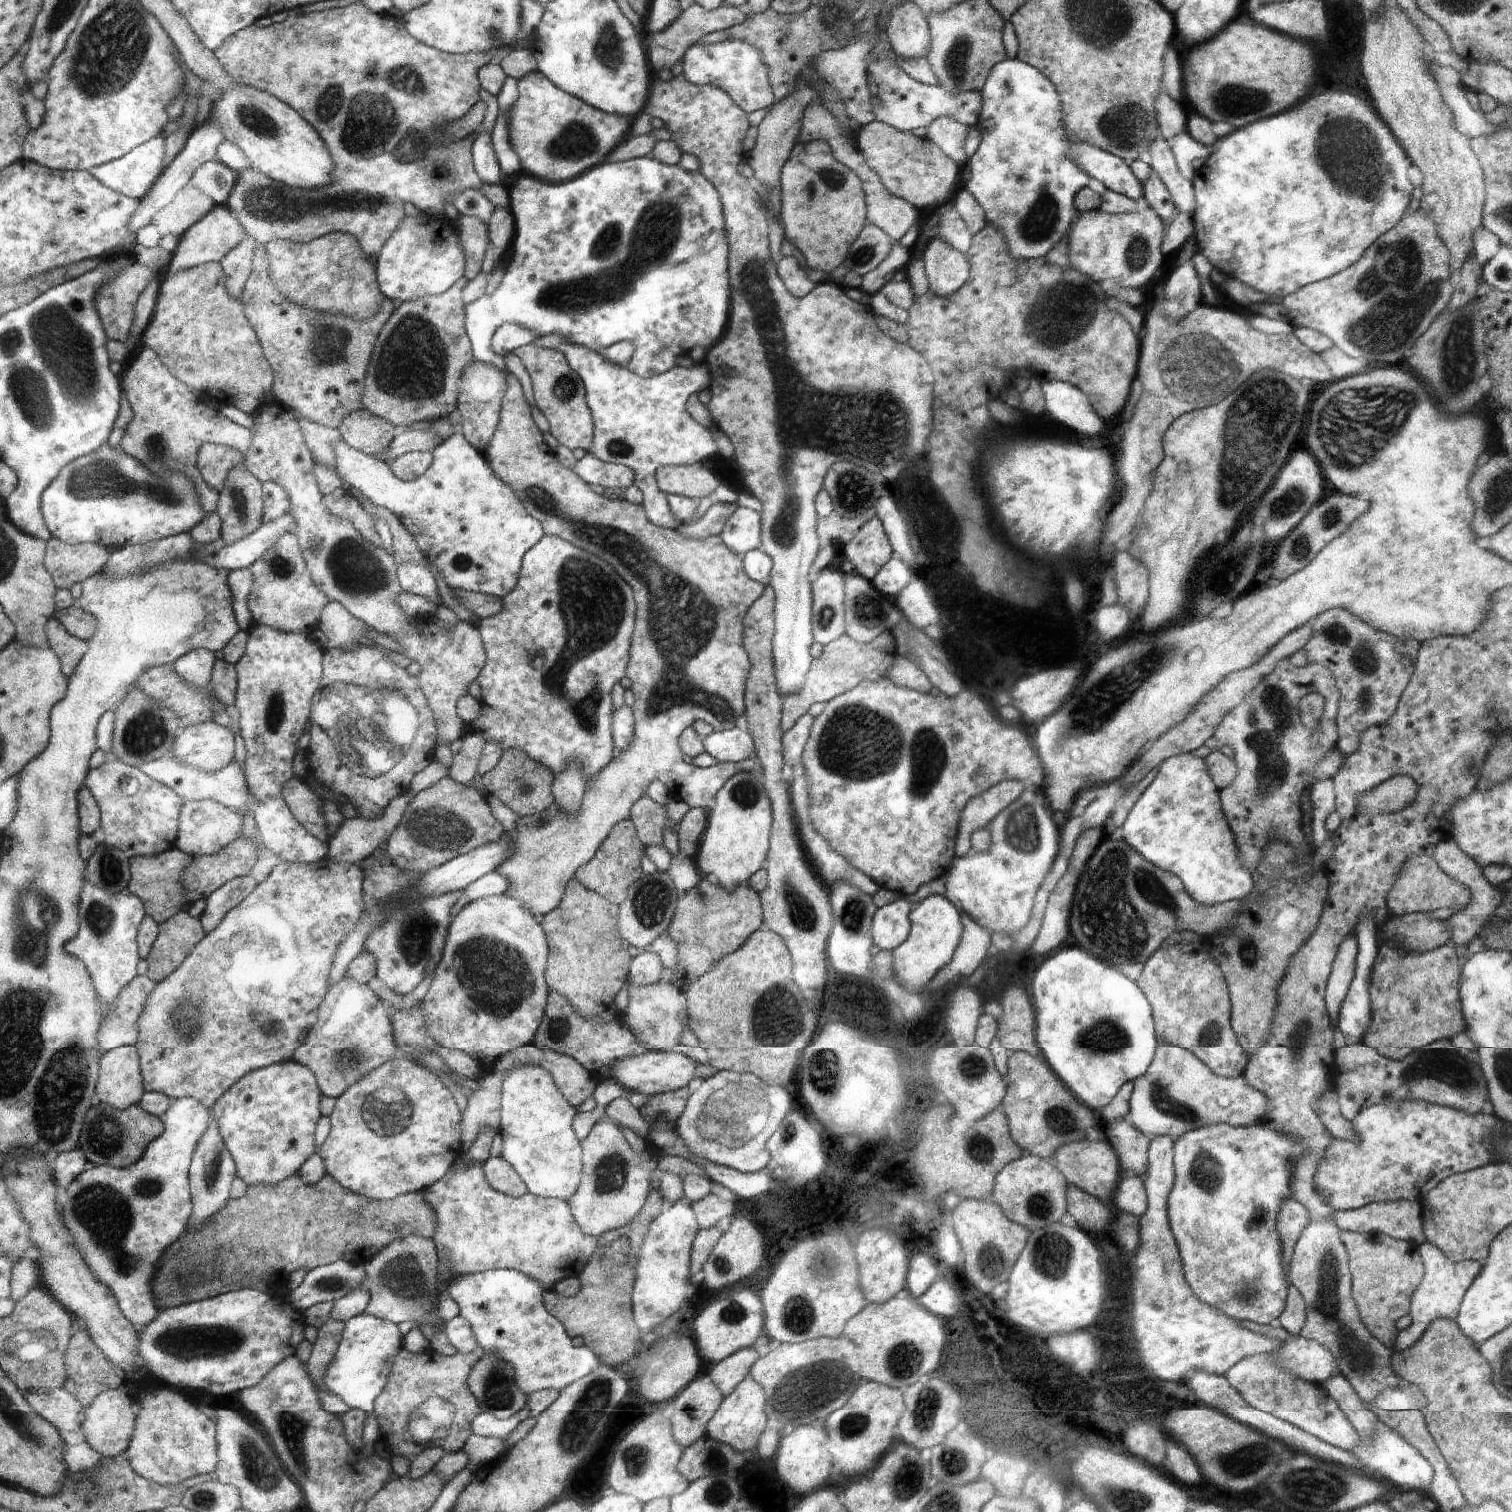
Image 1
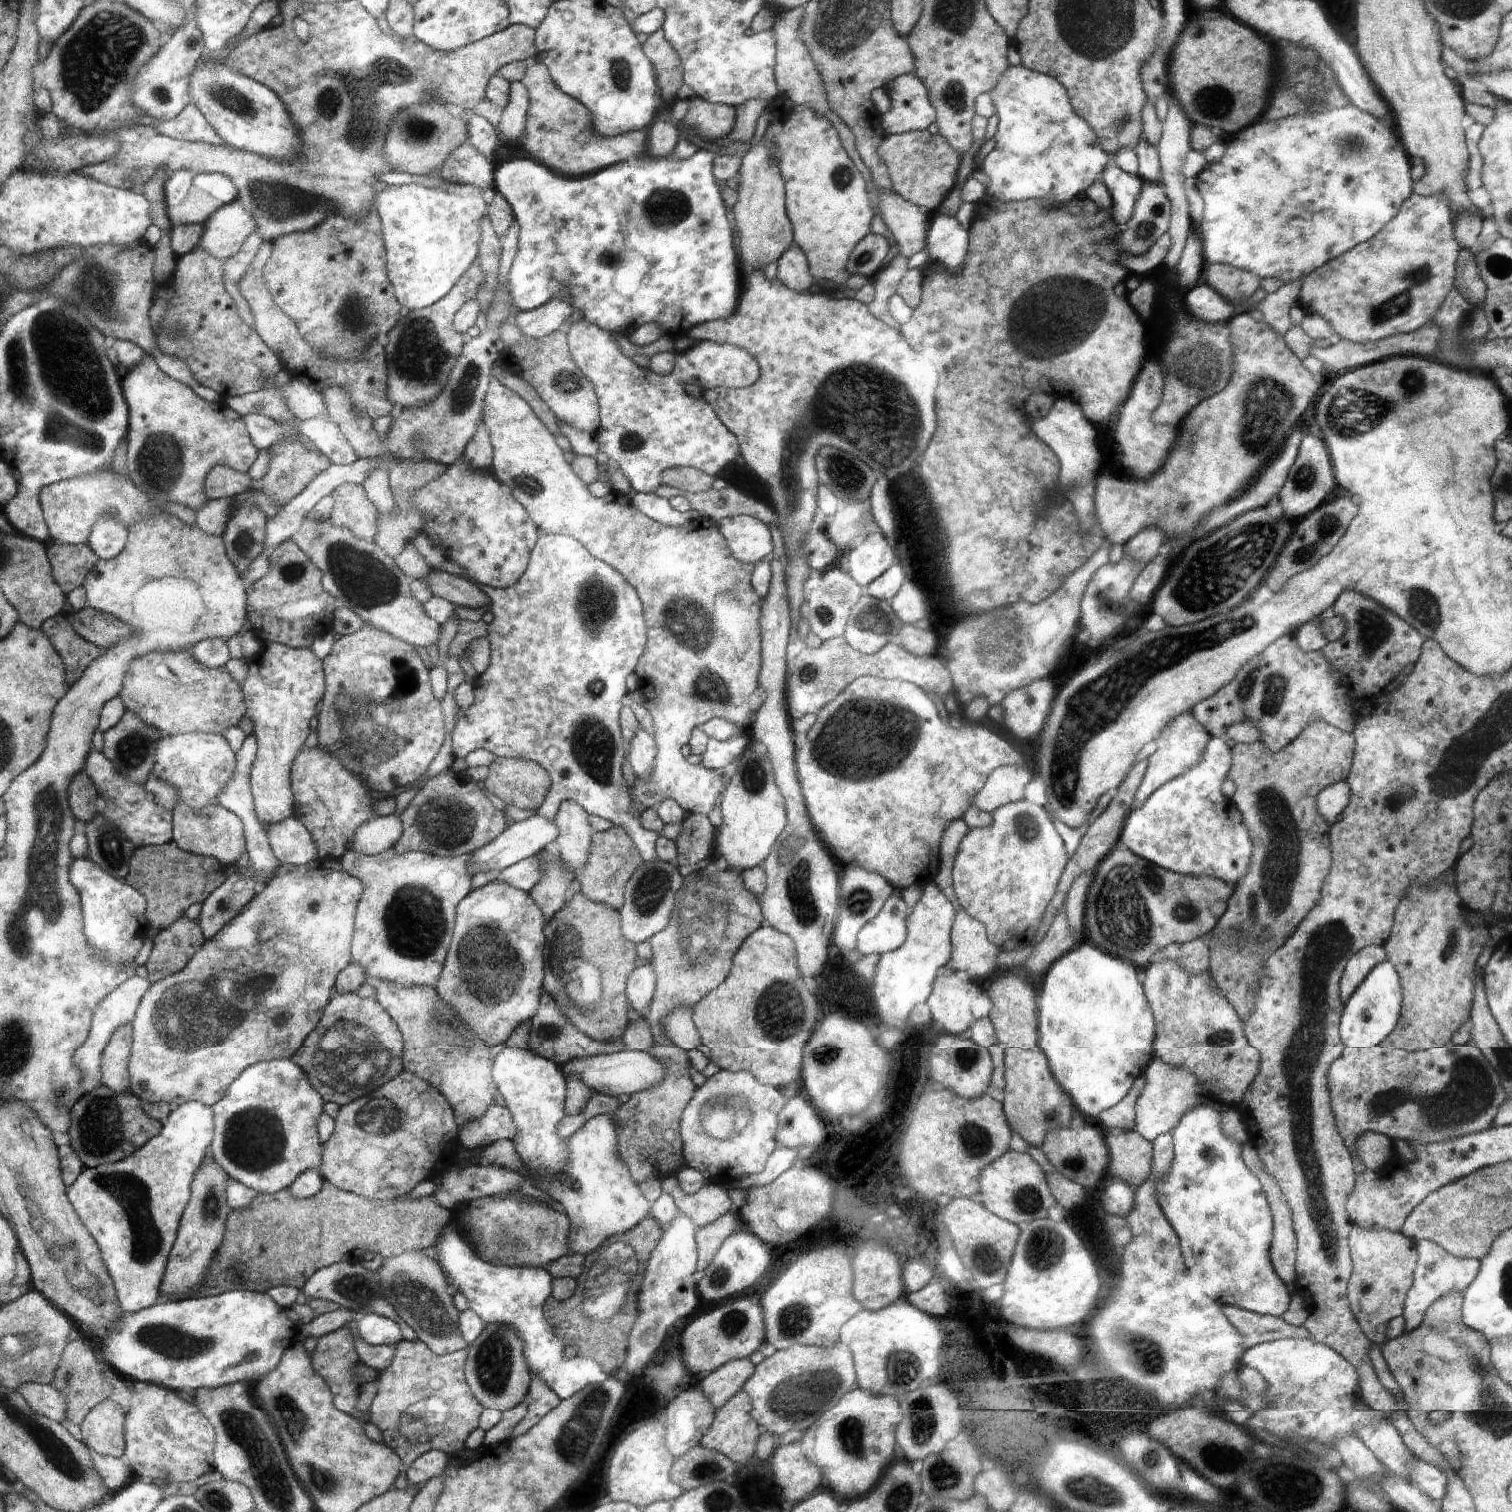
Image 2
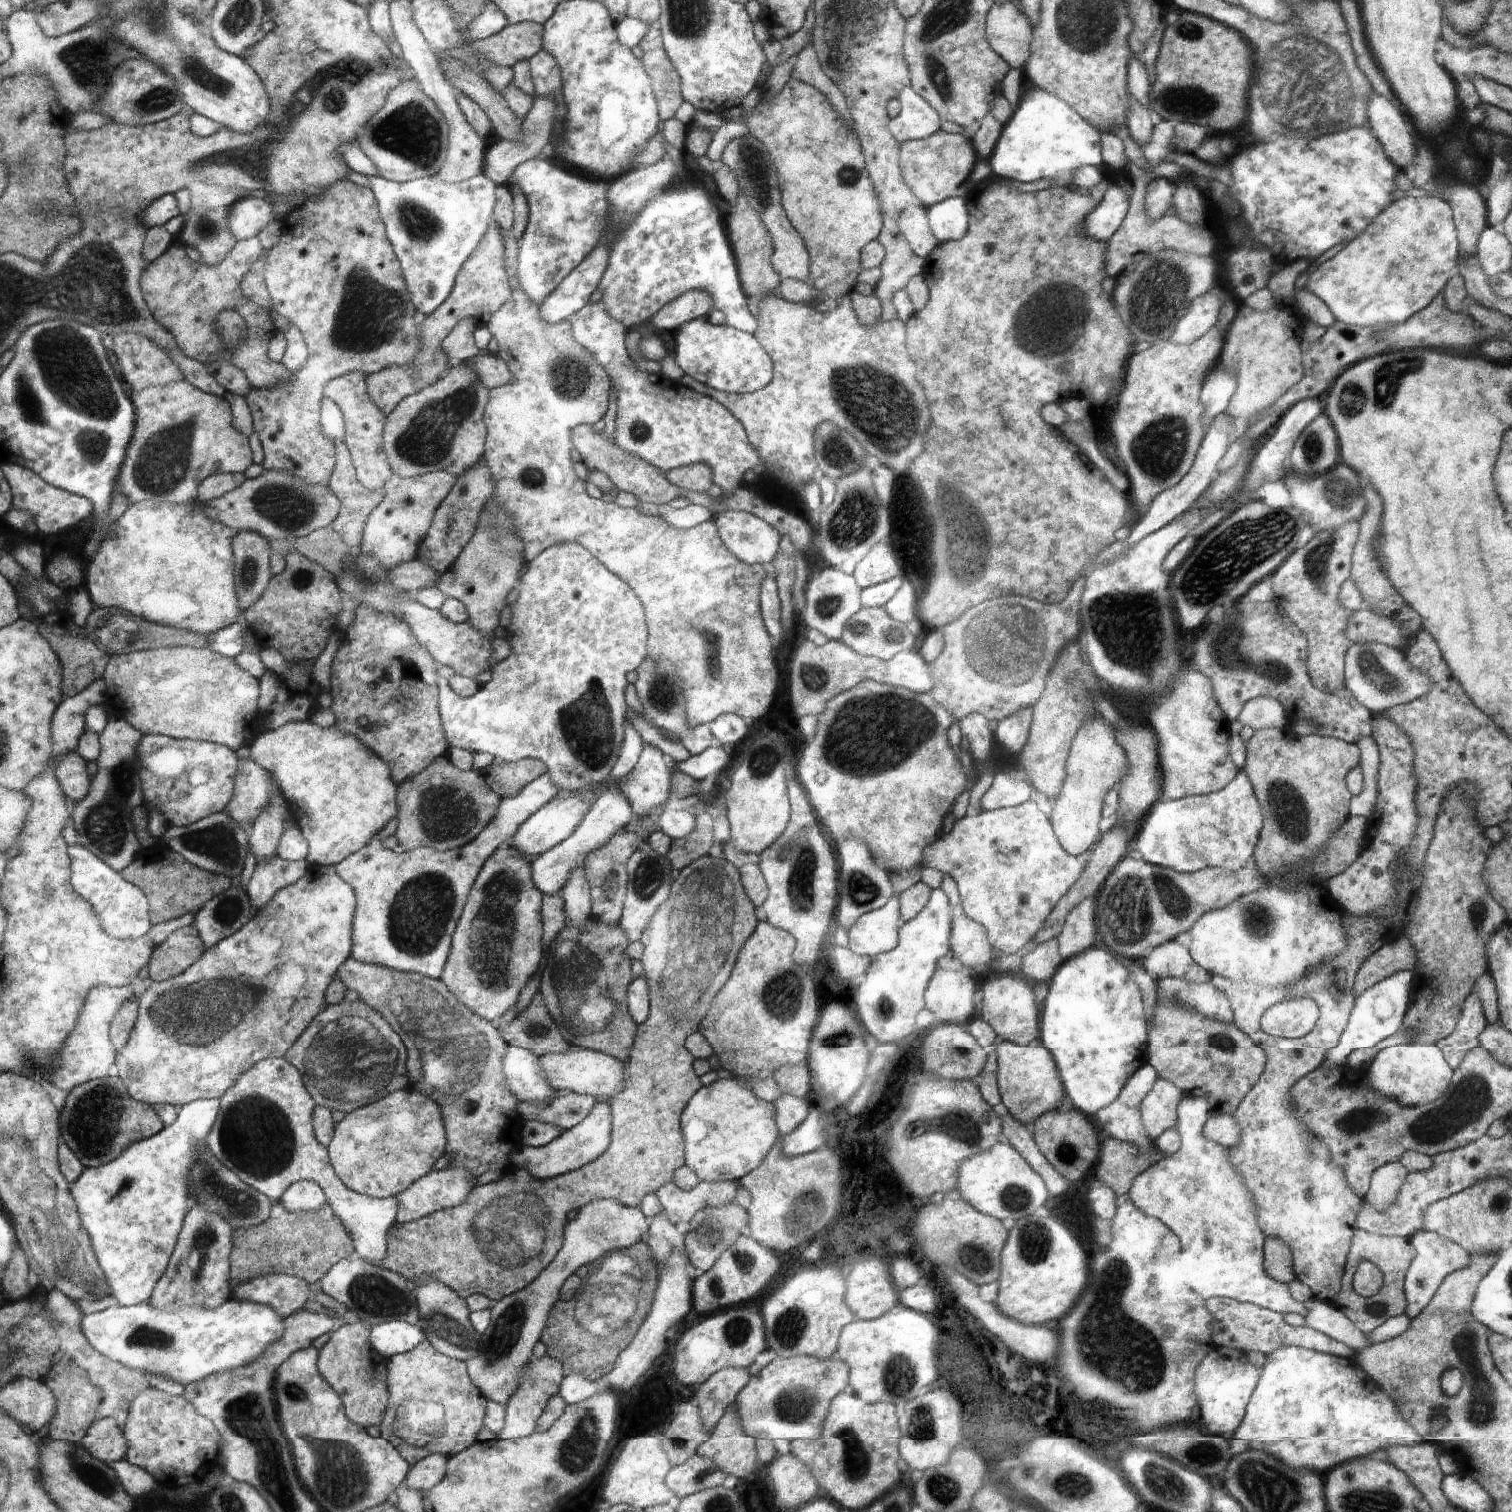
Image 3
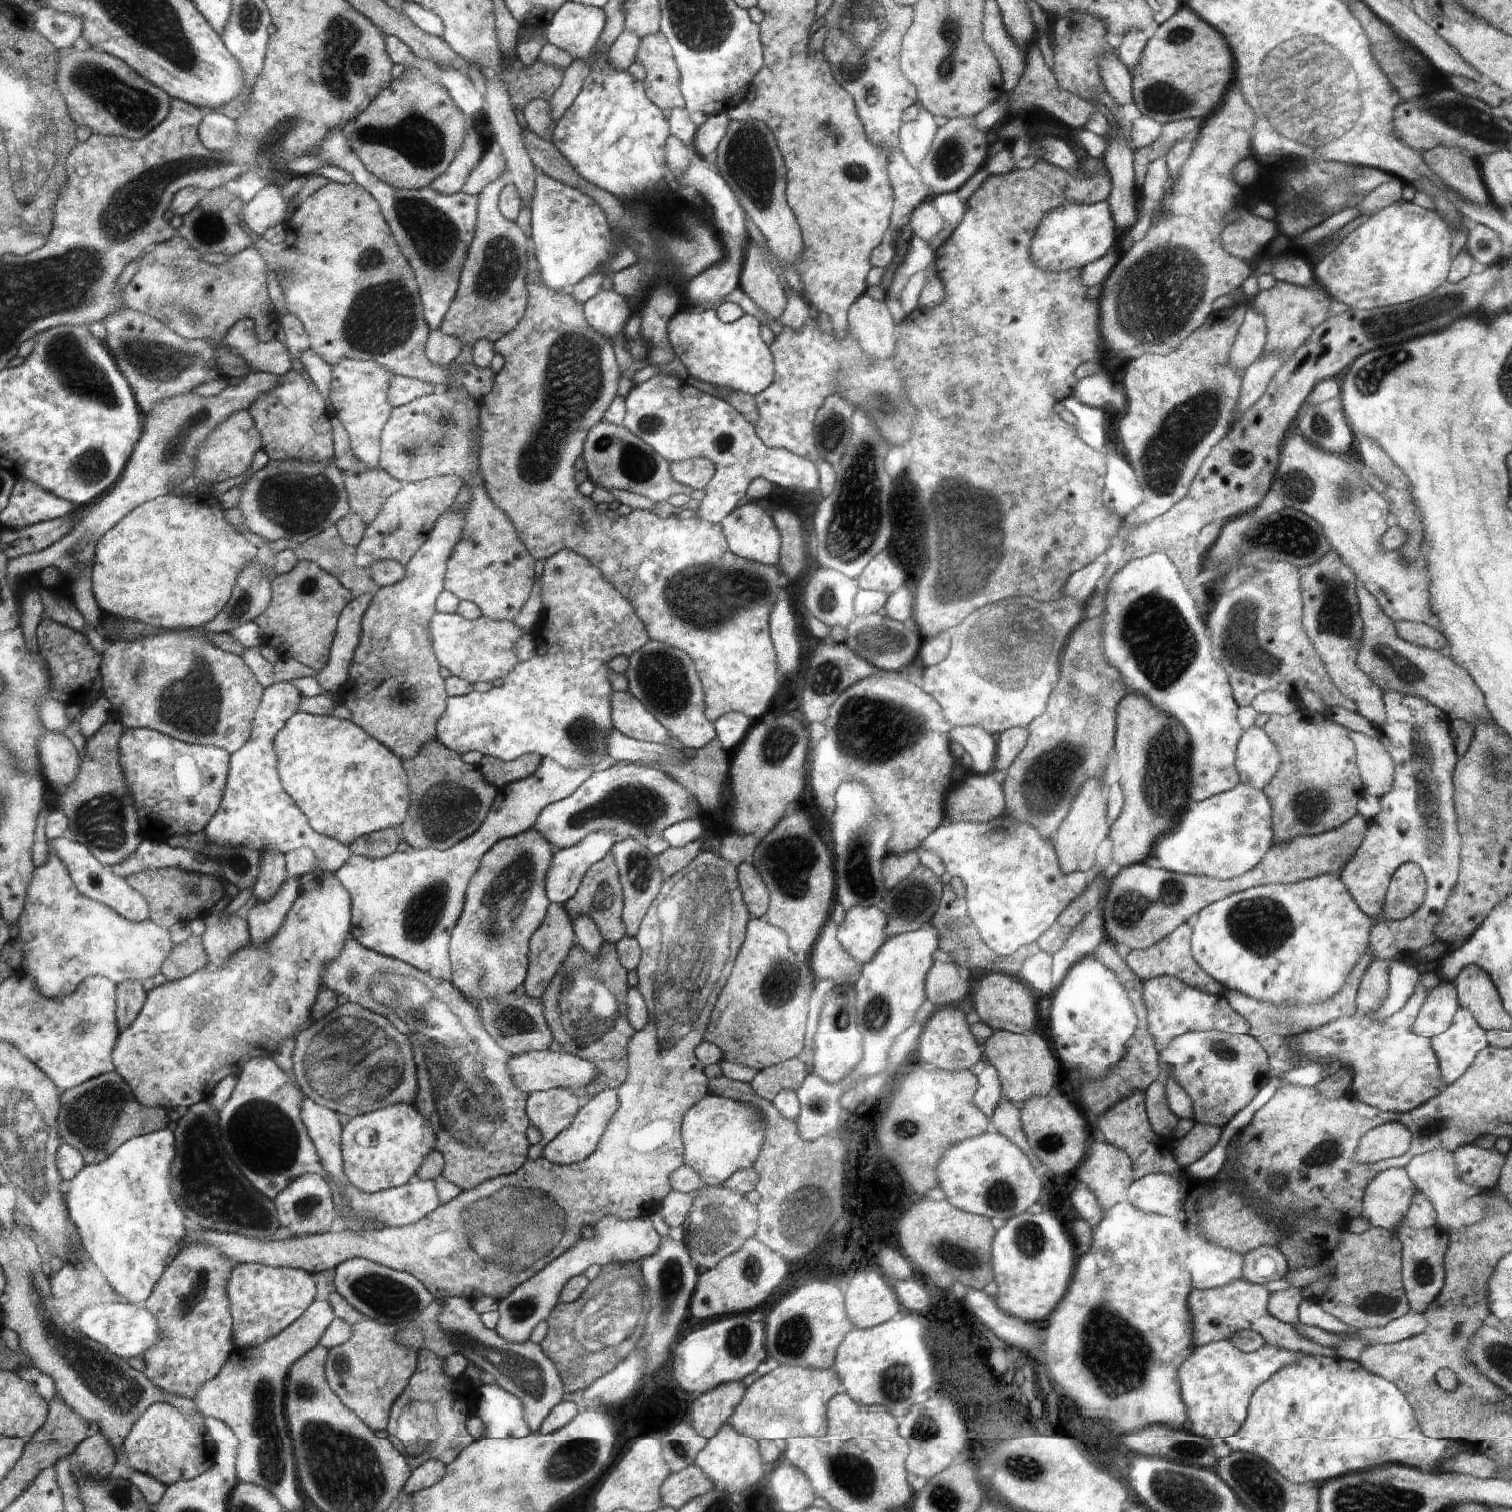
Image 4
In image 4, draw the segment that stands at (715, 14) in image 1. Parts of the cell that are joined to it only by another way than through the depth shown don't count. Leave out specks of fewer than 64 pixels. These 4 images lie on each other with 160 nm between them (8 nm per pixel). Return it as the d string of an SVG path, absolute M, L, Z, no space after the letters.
M661 32L646 35L641 40L636 61L646 71L643 81L645 92L659 109L668 112L675 108L685 108L680 73L673 59L673 50Z

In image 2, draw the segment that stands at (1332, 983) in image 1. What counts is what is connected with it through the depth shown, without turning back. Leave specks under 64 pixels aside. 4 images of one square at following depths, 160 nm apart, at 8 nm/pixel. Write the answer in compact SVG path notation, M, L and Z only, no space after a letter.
M1368 945L1350 957L1339 980L1339 993L1343 1004L1352 996L1371 969L1384 961L1388 961L1388 958L1382 945Z

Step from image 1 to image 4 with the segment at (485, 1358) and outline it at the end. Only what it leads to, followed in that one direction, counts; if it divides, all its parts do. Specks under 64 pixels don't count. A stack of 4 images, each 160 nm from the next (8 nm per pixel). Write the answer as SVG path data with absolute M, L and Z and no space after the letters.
M636 1217L634 1220L620 1222L616 1218L600 1220L596 1228L596 1238L584 1239L582 1242L566 1251L553 1263L538 1271L532 1278L525 1280L516 1291L499 1301L497 1327L495 1331L509 1343L523 1343L530 1338L534 1326L549 1318L558 1304L558 1296L564 1290L565 1284L575 1276L582 1275L592 1264L602 1264L603 1267L614 1263L636 1263L653 1255L660 1248L660 1236L654 1230L648 1217Z

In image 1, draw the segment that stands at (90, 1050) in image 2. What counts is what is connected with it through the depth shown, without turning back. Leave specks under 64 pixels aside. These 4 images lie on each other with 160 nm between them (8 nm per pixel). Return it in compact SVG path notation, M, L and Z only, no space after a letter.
M136 975L128 986L120 990L112 1010L102 1022L100 1056L116 1046L136 1044L141 1012L145 1010L149 994L156 985L157 982L150 980L149 976Z

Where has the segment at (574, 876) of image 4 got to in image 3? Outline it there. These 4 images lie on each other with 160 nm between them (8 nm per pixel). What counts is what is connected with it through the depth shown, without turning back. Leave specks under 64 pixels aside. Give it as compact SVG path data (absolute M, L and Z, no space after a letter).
M626 724L625 740L621 747L621 754L607 780L606 788L602 786L600 796L596 799L594 806L591 806L579 827L568 838L565 838L560 844L545 853L530 859L534 884L537 885L543 895L560 894L569 879L572 869L580 865L588 853L605 847L618 833L632 833L638 828L633 817L631 804L621 792L621 782L639 761L643 745L638 733Z

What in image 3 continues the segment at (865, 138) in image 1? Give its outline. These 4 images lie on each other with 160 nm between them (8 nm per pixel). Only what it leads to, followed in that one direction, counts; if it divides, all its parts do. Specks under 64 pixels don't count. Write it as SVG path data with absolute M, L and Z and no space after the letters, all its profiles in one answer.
M938 130L932 135L915 141L901 143L901 172L906 184L924 207L954 197L958 186L969 180L972 169L977 164L977 154L972 140L960 133Z

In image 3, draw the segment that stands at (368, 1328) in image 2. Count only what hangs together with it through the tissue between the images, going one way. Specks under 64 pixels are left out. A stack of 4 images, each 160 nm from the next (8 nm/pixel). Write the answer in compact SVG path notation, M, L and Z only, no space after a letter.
M390 1321L371 1325L369 1342L378 1354L388 1360L391 1356L402 1354L418 1346L426 1339L418 1324L406 1321Z

